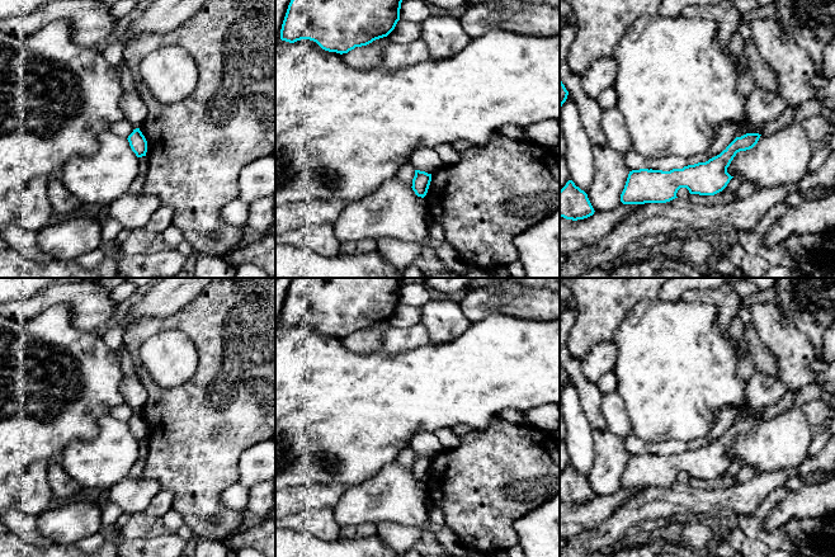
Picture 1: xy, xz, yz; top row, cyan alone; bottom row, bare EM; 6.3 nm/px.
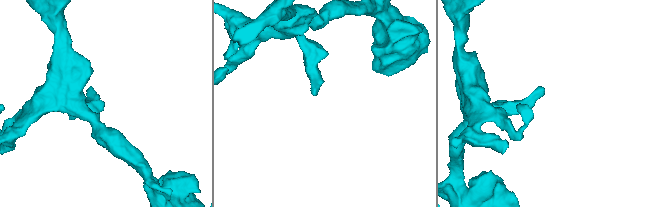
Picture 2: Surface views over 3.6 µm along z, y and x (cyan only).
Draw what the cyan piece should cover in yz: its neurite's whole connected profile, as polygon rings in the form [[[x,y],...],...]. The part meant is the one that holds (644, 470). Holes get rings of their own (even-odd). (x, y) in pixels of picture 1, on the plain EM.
[[[746,417],[736,421],[720,439],[683,453],[632,454],[621,478],[621,486],[623,488],[666,487],[678,482],[676,477],[680,472],[687,472],[690,478],[714,480],[733,462],[727,457],[727,452],[736,438],[753,433],[760,420]]]

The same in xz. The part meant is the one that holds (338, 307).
[[[294,278],[280,324],[310,324],[325,335],[348,337],[387,321],[400,305],[401,287],[401,278]]]

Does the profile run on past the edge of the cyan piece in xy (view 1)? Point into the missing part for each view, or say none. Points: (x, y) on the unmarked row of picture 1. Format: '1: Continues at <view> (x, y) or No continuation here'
1: No continuation here

